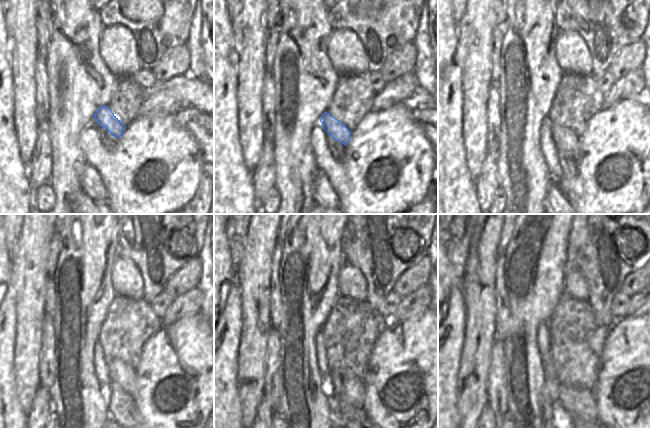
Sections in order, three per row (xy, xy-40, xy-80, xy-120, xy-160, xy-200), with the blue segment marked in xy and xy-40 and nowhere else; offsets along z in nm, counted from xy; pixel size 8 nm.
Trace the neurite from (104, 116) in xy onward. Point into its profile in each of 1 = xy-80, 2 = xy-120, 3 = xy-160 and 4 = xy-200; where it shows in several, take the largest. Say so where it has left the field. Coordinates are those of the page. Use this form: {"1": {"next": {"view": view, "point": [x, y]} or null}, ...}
{"1": {"next": {"view": "xy-80", "point": [565, 140]}}, "2": {"next": {"view": "xy-120", "point": [120, 371]}}, "3": {"next": {"view": "xy-160", "point": [349, 389]}}, "4": {"next": {"view": "xy-200", "point": [580, 403]}}}

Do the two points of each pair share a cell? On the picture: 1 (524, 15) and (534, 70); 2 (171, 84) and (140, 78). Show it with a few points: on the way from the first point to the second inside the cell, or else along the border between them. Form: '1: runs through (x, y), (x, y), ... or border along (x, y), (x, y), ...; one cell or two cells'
1: runs through (530, 29), (530, 56); one cell
2: border along (157, 81), (154, 85), (144, 88); two cells

